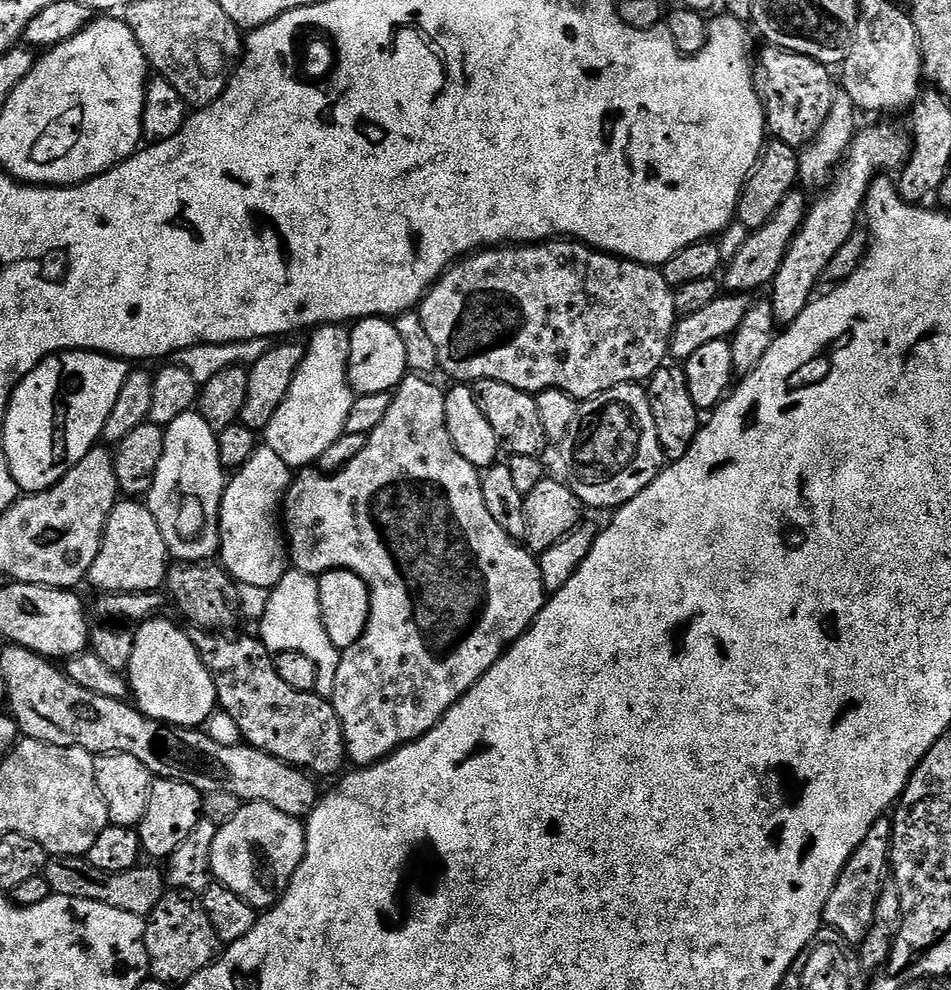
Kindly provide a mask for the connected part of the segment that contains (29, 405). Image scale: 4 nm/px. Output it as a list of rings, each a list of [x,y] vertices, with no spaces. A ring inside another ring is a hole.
[[[69,350],[45,356],[33,372],[24,376],[8,400],[8,413],[2,421],[2,447],[6,450],[10,474],[21,493],[45,492],[52,488],[72,467],[82,462],[82,458],[86,458],[91,448],[97,447],[104,434],[106,418],[110,418],[110,410],[114,410],[118,394],[122,394],[129,371],[129,365],[115,356]]]

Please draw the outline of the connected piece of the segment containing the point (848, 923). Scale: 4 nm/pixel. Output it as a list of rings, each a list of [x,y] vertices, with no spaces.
[[[882,818],[870,826],[870,834],[862,838],[862,846],[854,850],[850,862],[842,870],[834,890],[830,890],[830,898],[826,898],[824,907],[824,924],[832,927],[839,939],[845,945],[859,946],[867,938],[867,932],[874,922],[875,907],[878,904],[880,892],[890,872],[890,857],[892,855],[892,822]]]

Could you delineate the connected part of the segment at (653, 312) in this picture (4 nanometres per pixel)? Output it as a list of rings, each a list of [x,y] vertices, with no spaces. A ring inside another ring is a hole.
[[[553,238],[538,244],[519,246],[492,246],[477,251],[452,265],[427,292],[418,305],[422,326],[426,326],[434,346],[438,349],[438,362],[443,371],[448,371],[453,381],[475,382],[493,380],[506,382],[514,390],[539,394],[548,388],[557,388],[573,396],[577,402],[592,400],[598,394],[623,384],[647,382],[659,368],[665,367],[672,347],[672,332],[676,328],[677,315],[674,306],[674,290],[666,282],[663,271],[650,264],[640,264],[637,260],[625,260],[623,256],[613,256],[611,252],[602,252],[591,248],[589,244],[571,238]]]

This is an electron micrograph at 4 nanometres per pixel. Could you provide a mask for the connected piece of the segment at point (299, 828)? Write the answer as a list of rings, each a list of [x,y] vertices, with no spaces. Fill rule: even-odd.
[[[241,803],[238,810],[238,818],[221,824],[214,838],[213,852],[210,854],[212,863],[212,875],[215,883],[226,886],[238,894],[250,906],[258,910],[267,910],[274,907],[284,896],[284,891],[290,886],[294,874],[304,857],[306,850],[306,828],[297,817],[290,814],[282,814],[282,810],[274,810],[269,804]]]

